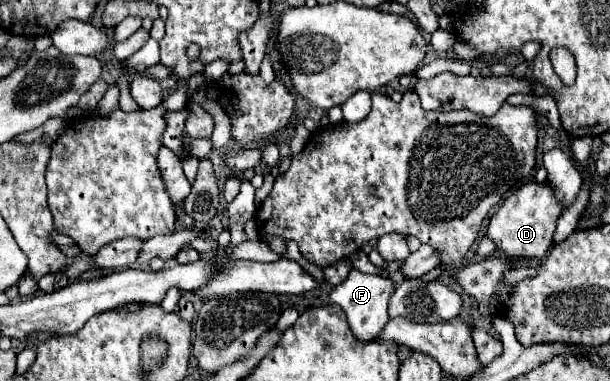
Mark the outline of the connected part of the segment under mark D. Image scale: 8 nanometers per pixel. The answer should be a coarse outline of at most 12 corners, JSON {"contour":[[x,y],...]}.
{"contour":[[524,183],[490,219],[508,257],[544,257],[564,207]]}

